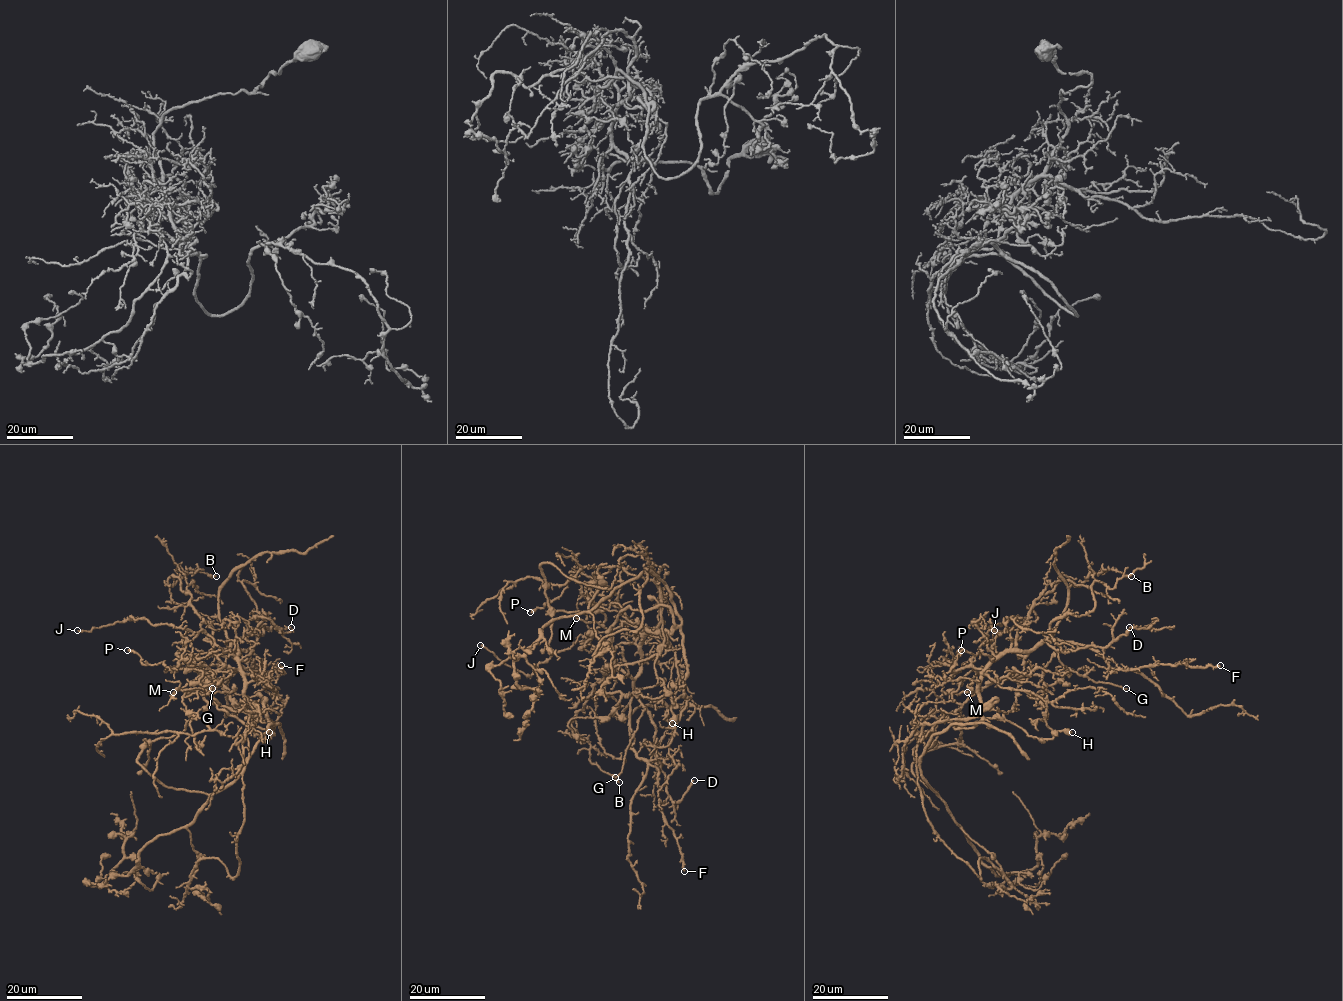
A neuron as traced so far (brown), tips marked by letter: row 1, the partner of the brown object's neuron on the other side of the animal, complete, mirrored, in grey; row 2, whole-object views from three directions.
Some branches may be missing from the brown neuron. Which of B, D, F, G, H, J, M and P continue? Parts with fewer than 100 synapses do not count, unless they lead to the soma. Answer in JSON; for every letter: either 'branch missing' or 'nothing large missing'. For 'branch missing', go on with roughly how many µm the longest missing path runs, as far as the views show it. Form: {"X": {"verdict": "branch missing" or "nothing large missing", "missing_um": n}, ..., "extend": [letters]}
{"B": {"verdict": "nothing large missing"}, "D": {"verdict": "nothing large missing"}, "F": {"verdict": "nothing large missing"}, "G": {"verdict": "nothing large missing"}, "H": {"verdict": "nothing large missing"}, "J": {"verdict": "nothing large missing"}, "M": {"verdict": "nothing large missing"}, "P": {"verdict": "nothing large missing"}, "extend": []}

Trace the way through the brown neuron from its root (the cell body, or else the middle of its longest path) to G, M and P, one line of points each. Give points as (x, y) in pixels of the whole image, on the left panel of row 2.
G: (258, 719), (243, 694), (244, 673), (238, 651), (231, 649), (233, 642), (241, 655), (239, 668), (212, 688)
M: (258, 719), (255, 709), (243, 694), (244, 677), (237, 669), (220, 665), (217, 671), (202, 674), (173, 692)
P: (258, 719), (237, 669), (209, 670), (189, 660), (180, 660), (175, 668), (163, 662), (144, 664), (127, 650)

